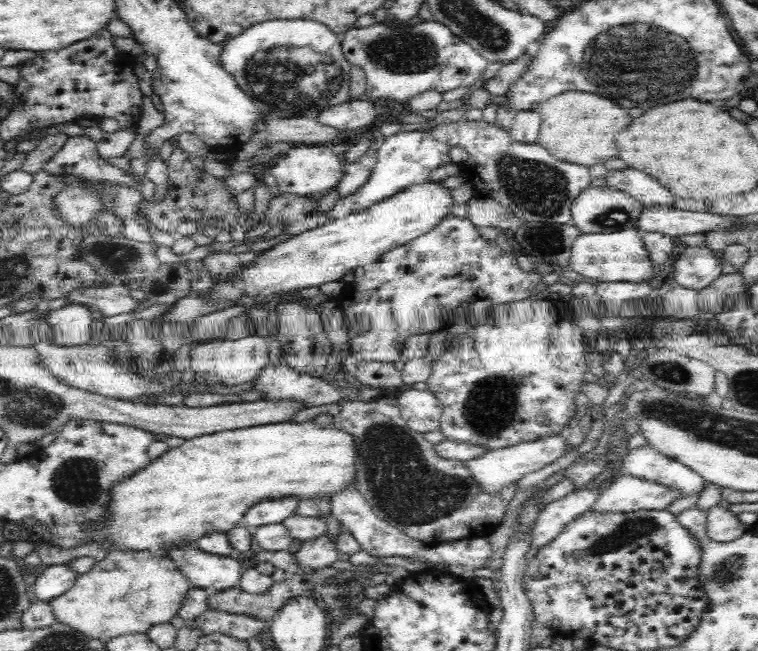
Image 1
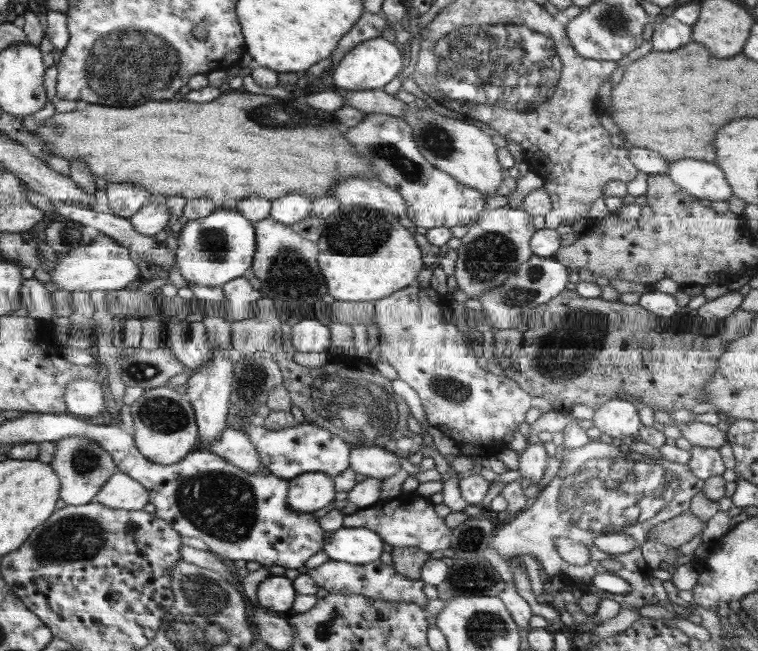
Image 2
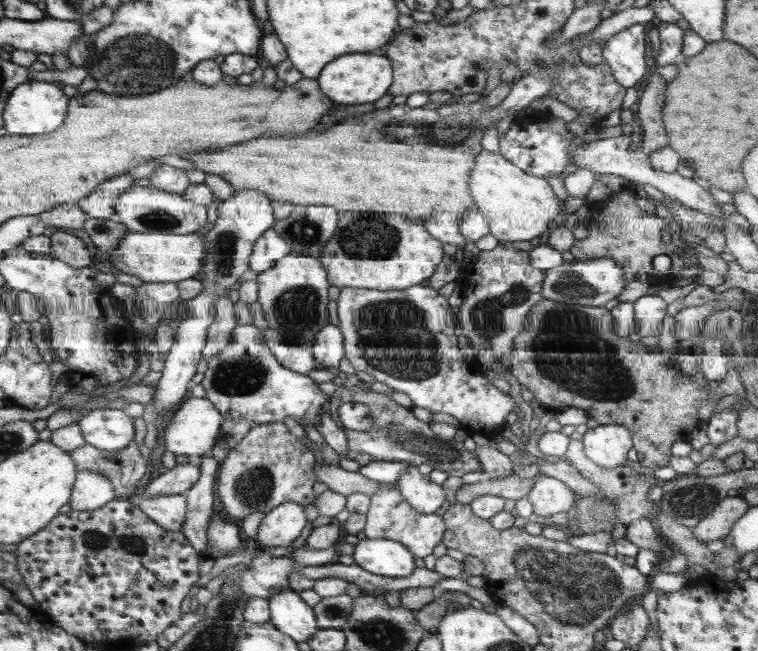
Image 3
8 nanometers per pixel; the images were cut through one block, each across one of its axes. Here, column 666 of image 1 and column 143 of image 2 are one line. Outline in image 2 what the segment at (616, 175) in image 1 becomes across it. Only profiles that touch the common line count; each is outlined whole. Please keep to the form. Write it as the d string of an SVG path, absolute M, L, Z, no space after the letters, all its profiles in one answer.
M109 184L106 194L111 212L127 220L143 206L151 204L151 198L147 196L145 190L133 184Z

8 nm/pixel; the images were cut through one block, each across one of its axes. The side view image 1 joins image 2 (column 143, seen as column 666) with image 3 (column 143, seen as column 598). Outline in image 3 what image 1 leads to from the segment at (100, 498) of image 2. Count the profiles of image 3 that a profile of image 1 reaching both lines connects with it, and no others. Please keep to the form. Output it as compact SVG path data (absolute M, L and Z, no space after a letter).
M184 494L141 497L135 505L159 526L180 531L186 511Z

